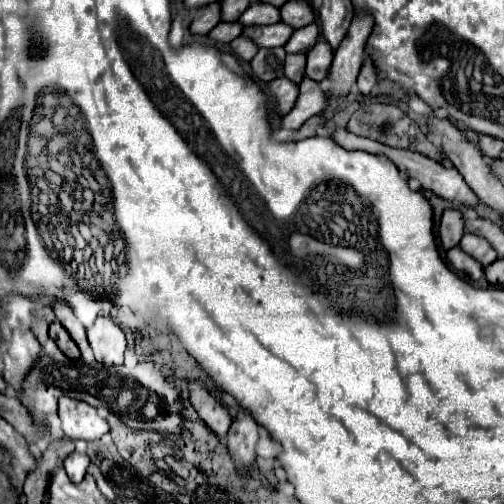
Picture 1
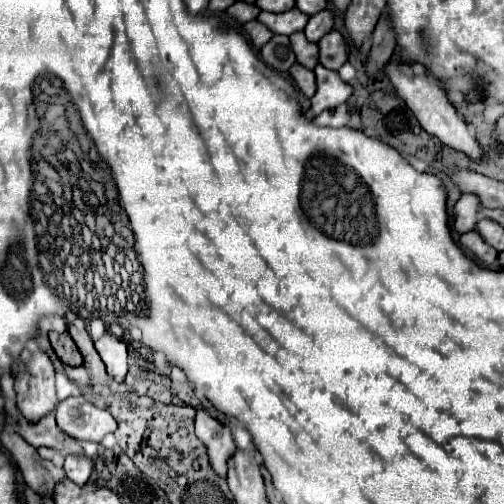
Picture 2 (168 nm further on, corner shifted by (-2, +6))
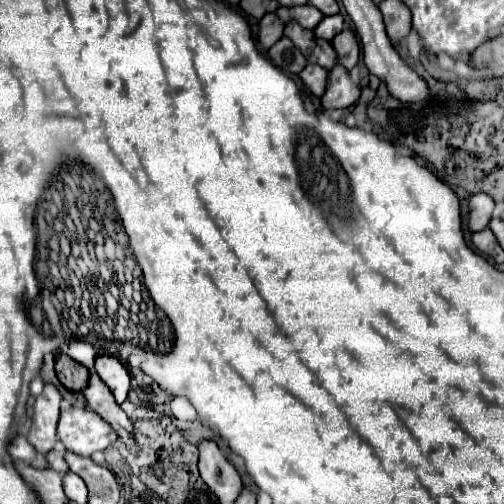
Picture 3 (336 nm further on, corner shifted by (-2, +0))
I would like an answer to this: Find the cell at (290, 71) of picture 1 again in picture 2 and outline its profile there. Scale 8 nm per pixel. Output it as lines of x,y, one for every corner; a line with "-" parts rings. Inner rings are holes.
296,32
290,36
290,46
296,54
296,62
300,66
306,66
308,70
314,70
314,66
318,64
318,44
308,42
304,32

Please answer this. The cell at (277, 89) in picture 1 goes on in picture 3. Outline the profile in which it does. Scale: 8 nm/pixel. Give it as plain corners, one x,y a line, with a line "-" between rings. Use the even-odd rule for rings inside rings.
308,64
302,72
300,72
302,82
306,84
306,88
314,94
314,96
322,96
326,90
326,82
328,82
328,70
316,64

